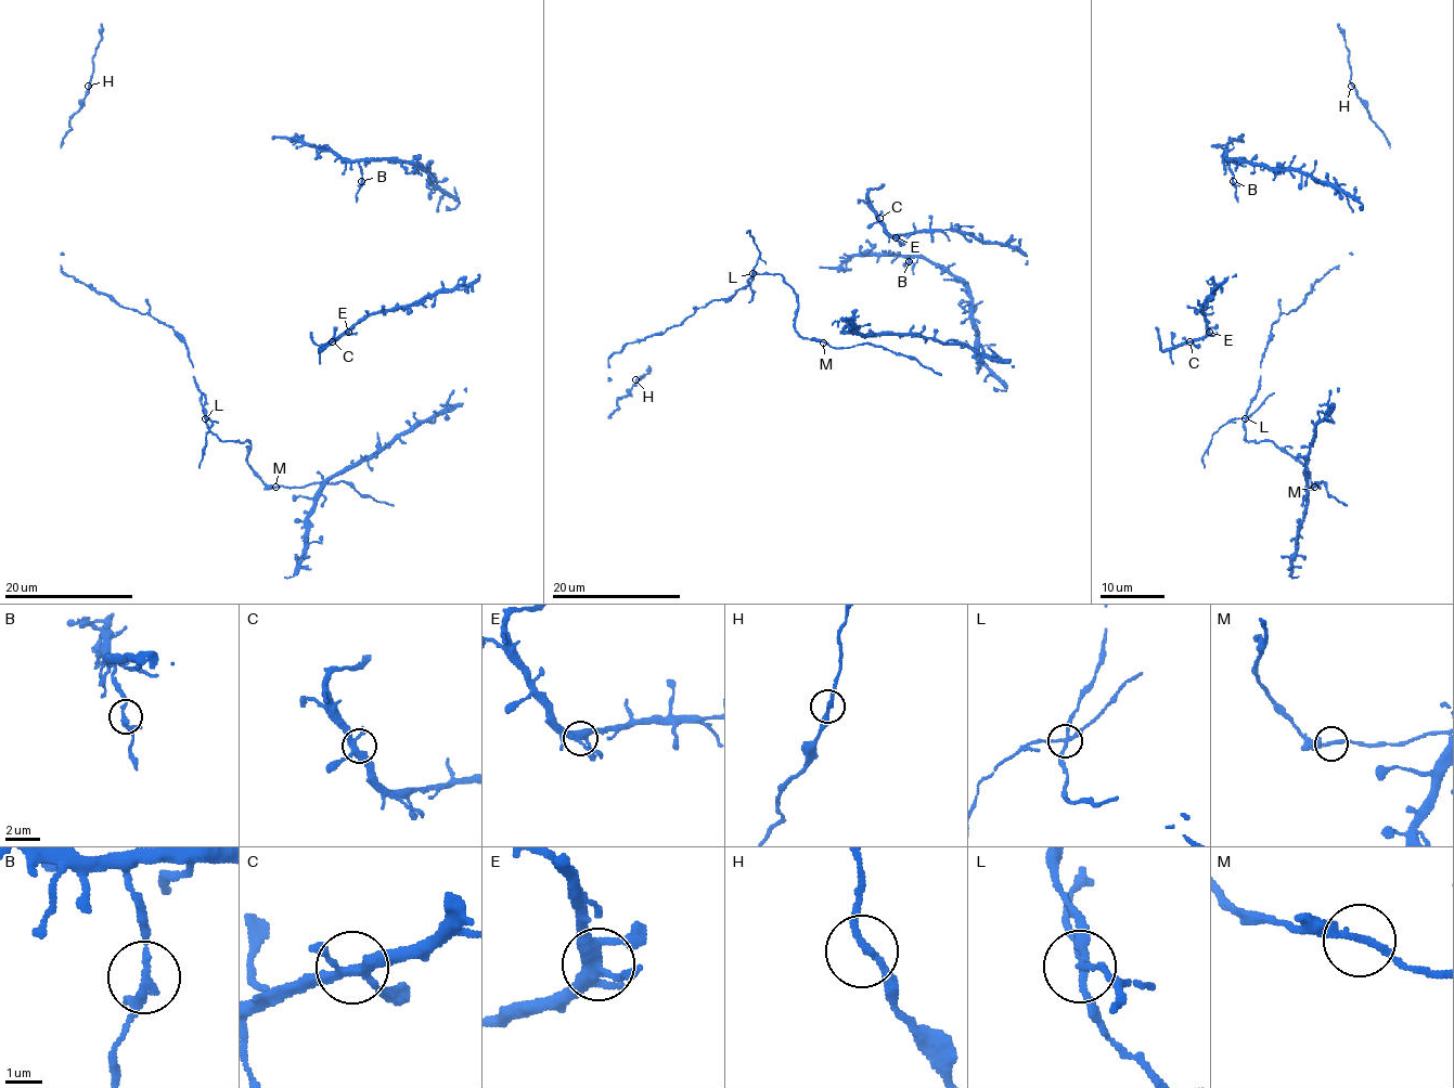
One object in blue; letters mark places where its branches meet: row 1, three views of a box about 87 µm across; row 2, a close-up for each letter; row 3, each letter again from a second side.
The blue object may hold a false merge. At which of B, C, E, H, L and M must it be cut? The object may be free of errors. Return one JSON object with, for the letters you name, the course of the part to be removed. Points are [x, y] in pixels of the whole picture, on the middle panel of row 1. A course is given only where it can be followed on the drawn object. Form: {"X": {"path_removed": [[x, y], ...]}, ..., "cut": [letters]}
{"L": {"path_removed": [[753, 273], [759, 248], [749, 231], [746, 233]]}, "cut": ["L"]}

